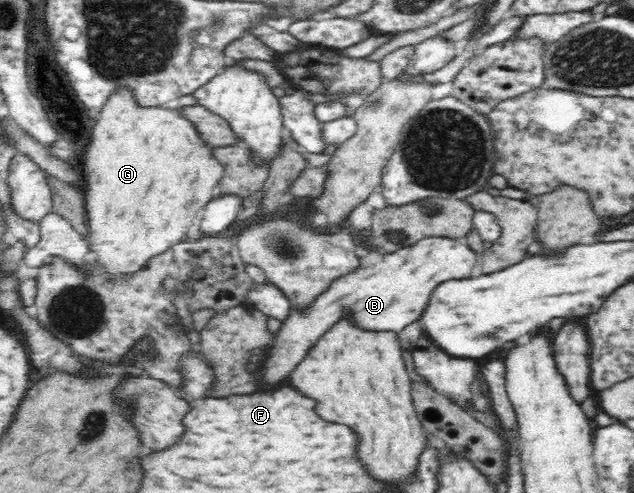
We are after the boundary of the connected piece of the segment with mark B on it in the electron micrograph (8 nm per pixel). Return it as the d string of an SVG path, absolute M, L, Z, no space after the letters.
M427 237L415 245L403 246L389 254L381 250L364 252L359 269L353 269L353 273L348 273L347 276L337 277L337 281L332 281L333 285L317 296L303 311L291 310L287 313L280 329L273 335L273 343L266 354L269 357L265 359L261 369L261 381L265 383L265 387L271 389L275 389L277 385L285 385L289 373L297 367L297 361L301 361L301 357L309 353L309 347L314 346L322 338L321 335L343 317L343 313L349 313L351 321L362 330L398 334L409 323L417 321L417 317L421 317L421 313L425 311L425 301L430 300L430 295L438 285L444 281L471 277L475 263L477 254L464 241L447 237Z

